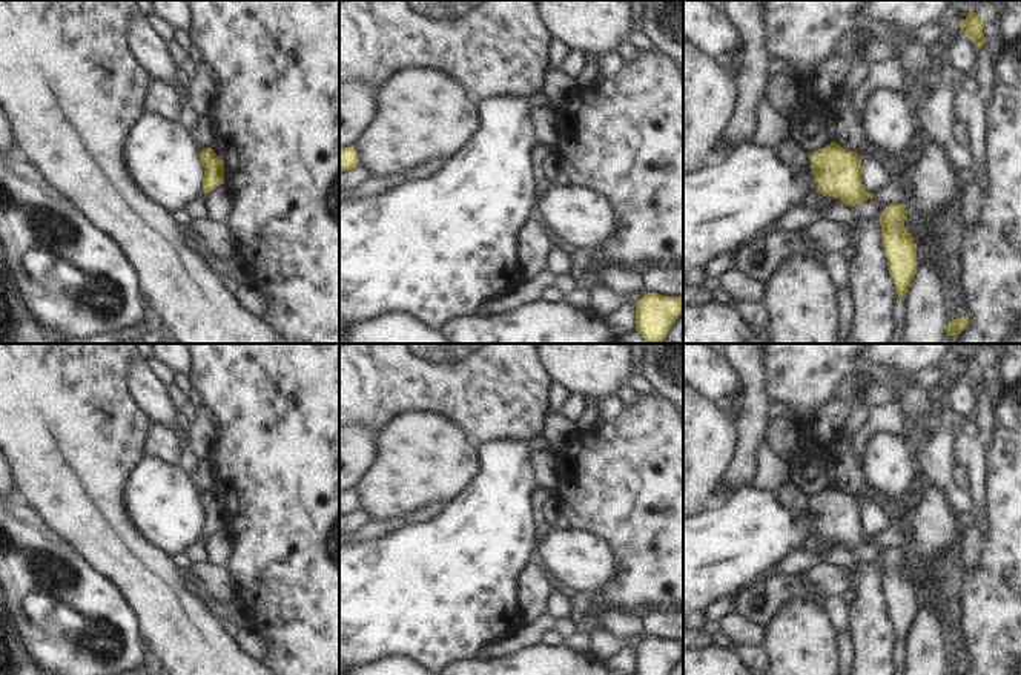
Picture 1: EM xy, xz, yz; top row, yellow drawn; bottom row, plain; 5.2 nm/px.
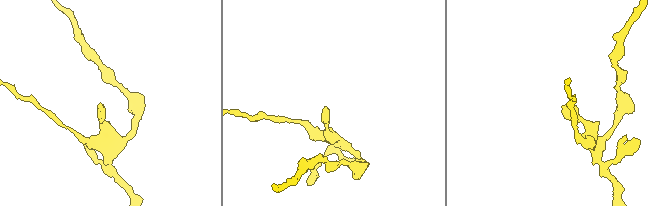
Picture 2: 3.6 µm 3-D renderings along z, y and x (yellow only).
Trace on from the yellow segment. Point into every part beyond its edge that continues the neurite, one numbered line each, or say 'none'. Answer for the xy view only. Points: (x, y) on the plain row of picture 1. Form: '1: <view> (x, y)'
none

